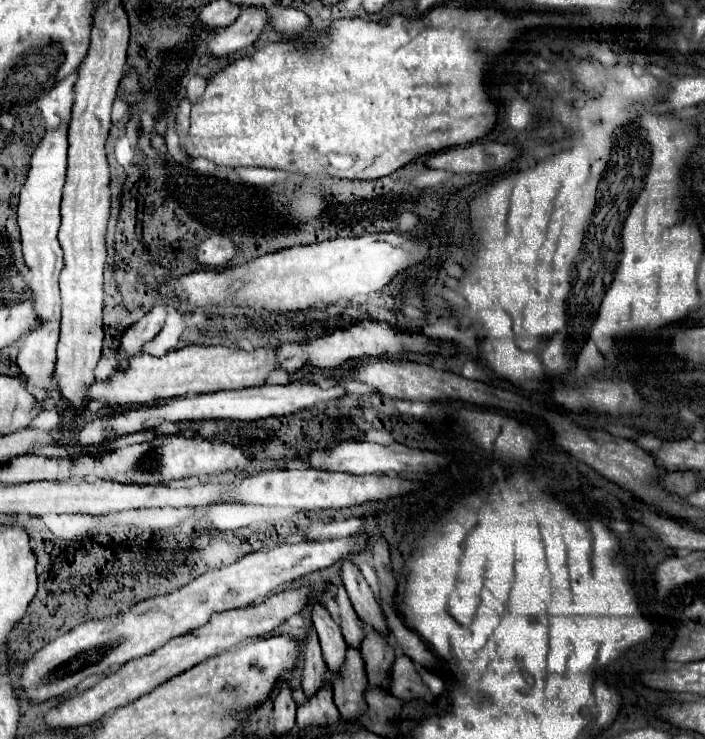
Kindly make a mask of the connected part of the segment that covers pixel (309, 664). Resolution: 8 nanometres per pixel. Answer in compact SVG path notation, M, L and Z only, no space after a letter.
M312 630L308 638L304 640L304 666L302 666L302 688L306 696L312 696L326 680L328 680L328 668L322 658L322 648L318 642L316 632Z

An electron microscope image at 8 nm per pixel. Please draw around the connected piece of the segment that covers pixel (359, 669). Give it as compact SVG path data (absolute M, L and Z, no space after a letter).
M348 646L342 668L332 676L332 686L334 686L334 702L342 718L352 720L358 710L366 708L364 692L368 688L368 678L358 648Z

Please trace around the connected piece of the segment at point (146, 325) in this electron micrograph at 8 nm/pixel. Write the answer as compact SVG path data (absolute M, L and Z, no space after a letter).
M158 304L154 306L142 320L138 320L136 324L128 326L128 330L122 336L120 342L120 352L118 352L118 364L120 366L128 366L128 358L136 356L138 352L142 352L144 344L154 340L154 336L162 330L164 320L166 320L166 306Z

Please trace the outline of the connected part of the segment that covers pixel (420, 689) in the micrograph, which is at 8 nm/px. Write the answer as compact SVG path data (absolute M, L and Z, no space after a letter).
M404 654L396 656L390 674L392 674L392 678L390 678L390 692L396 698L400 698L400 700L422 698L422 700L428 700L428 702L434 700L434 696L430 694L430 690L420 680L420 676L414 670L414 664L412 664L412 660L408 656L404 656Z

